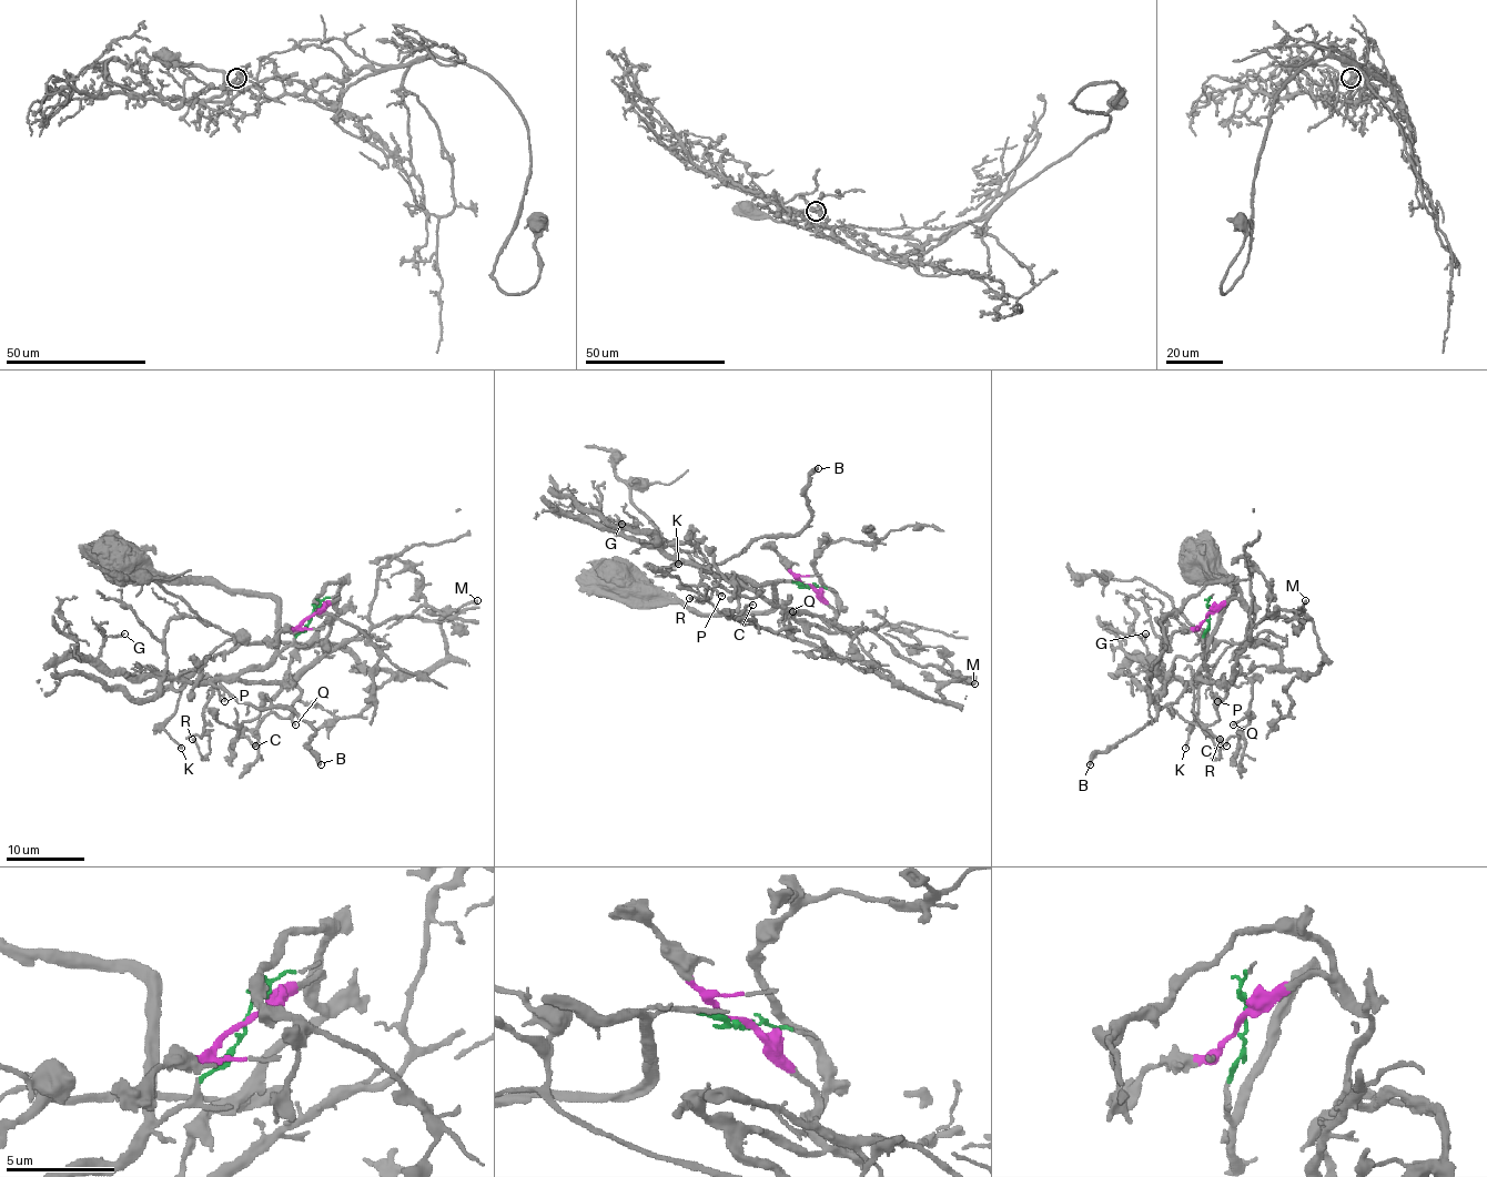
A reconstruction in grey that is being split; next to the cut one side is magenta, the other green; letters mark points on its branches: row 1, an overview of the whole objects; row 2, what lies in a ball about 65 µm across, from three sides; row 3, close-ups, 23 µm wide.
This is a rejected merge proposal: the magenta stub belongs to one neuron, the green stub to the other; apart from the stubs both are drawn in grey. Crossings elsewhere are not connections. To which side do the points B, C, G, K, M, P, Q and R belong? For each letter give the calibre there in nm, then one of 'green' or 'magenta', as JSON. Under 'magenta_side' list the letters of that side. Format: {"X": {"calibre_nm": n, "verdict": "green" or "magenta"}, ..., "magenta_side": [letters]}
{"B": {"calibre_nm": 360, "verdict": "green"}, "C": {"calibre_nm": 160, "verdict": "magenta"}, "G": {"calibre_nm": 170, "verdict": "green"}, "K": {"calibre_nm": 160, "verdict": "magenta"}, "M": {"calibre_nm": 240, "verdict": "magenta"}, "P": {"calibre_nm": 90, "verdict": "green"}, "Q": {"calibre_nm": 150, "verdict": "magenta"}, "R": {"calibre_nm": 160, "verdict": "green"}, "magenta_side": ["C", "K", "M", "Q"]}

